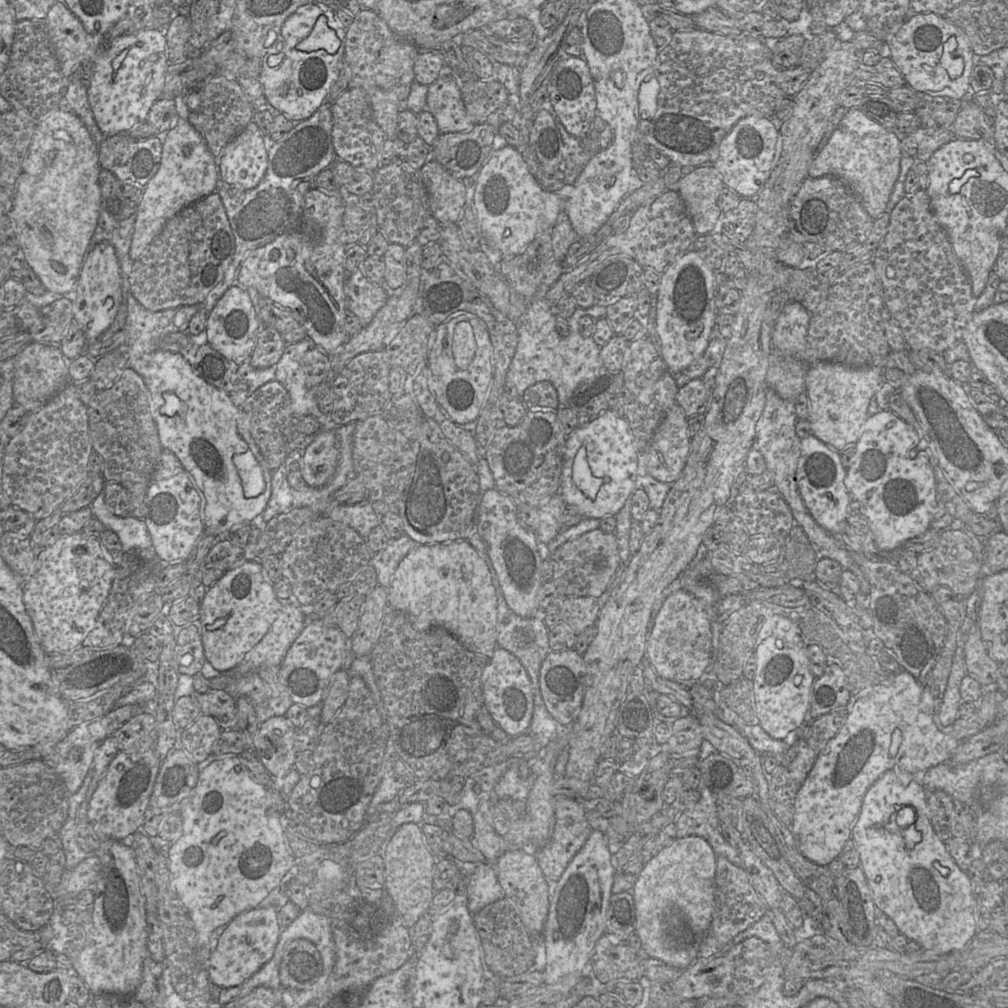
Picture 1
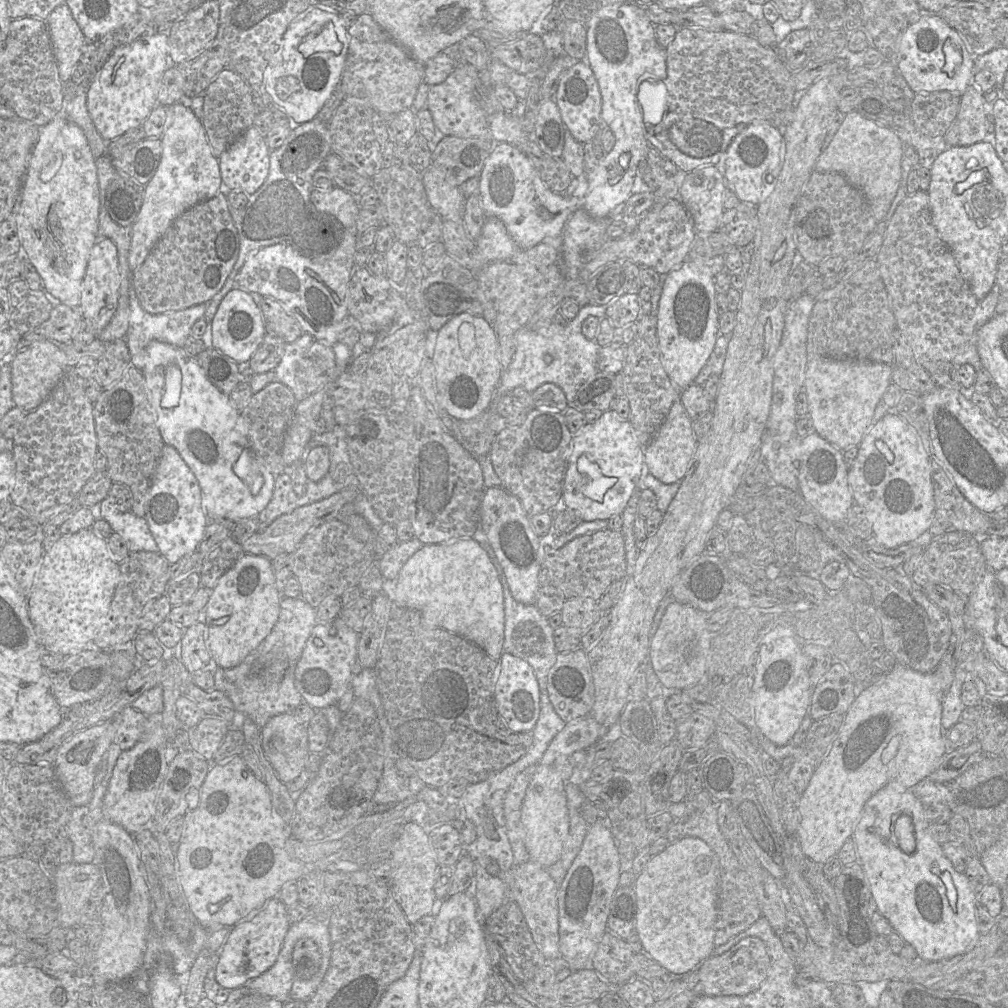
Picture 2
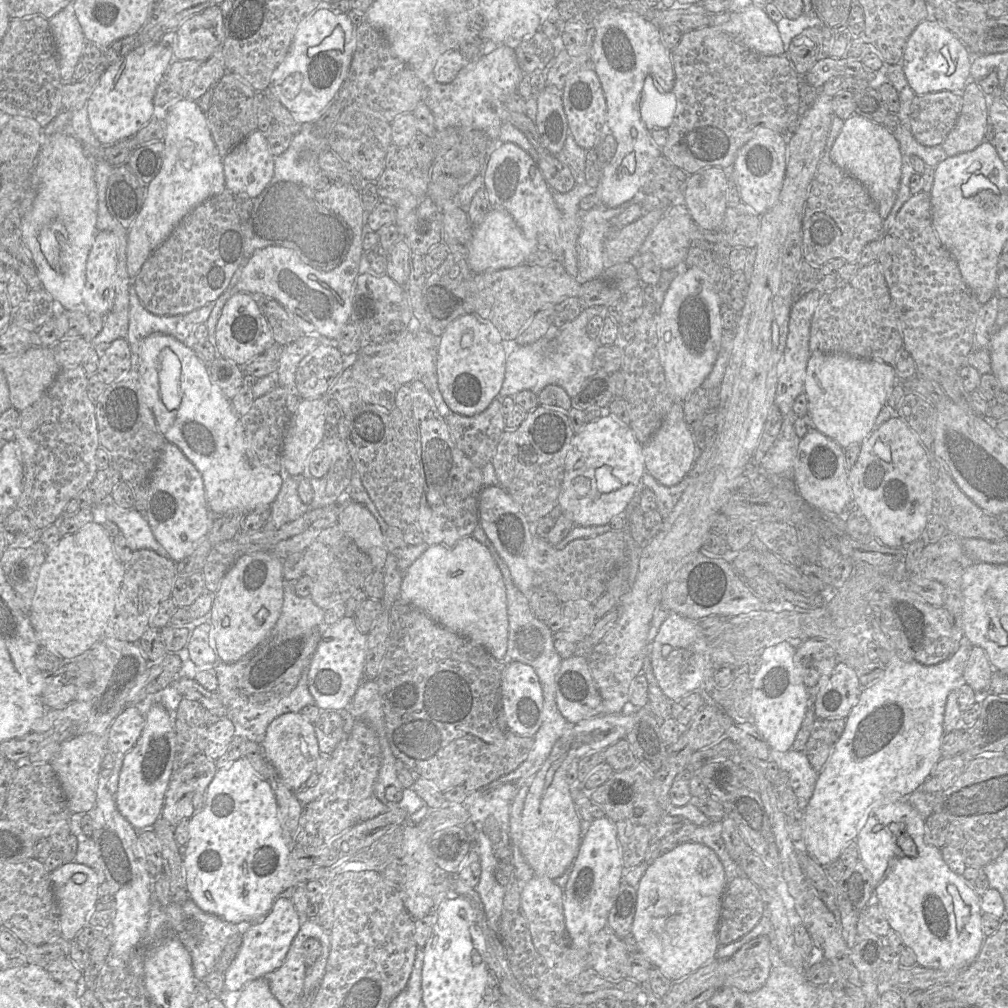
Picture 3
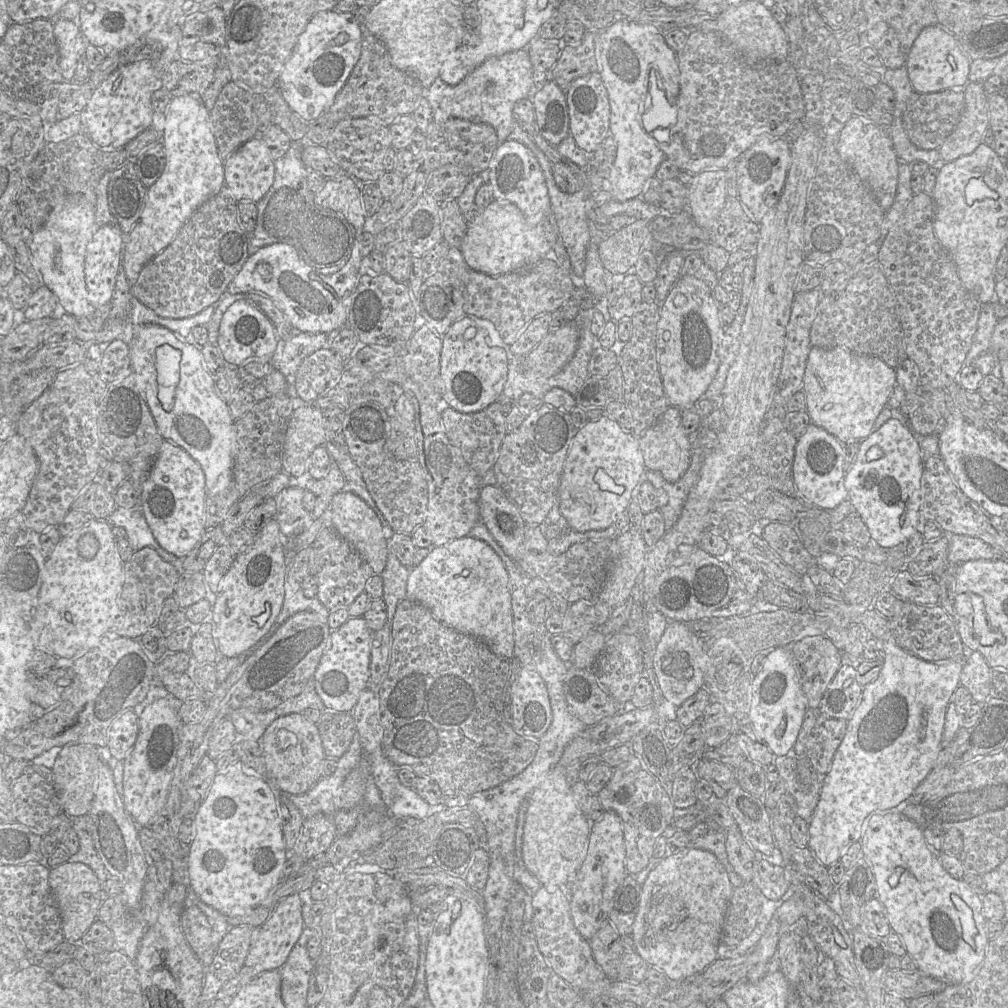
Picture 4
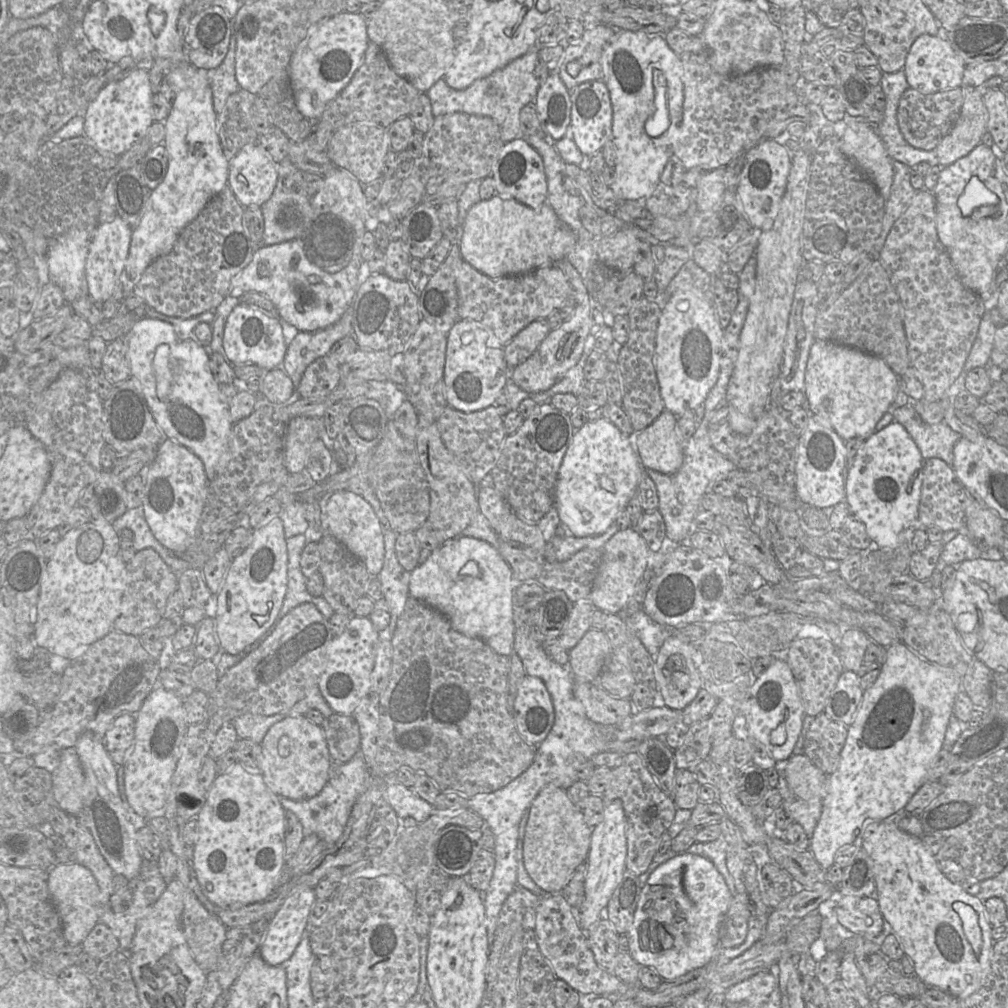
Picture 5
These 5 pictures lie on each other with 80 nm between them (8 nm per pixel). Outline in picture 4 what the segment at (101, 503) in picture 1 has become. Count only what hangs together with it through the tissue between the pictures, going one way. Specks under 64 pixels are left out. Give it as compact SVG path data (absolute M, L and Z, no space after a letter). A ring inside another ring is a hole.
M119 507L110 515L107 521L113 526L125 529L126 538L133 551L138 551L144 547L152 547L165 561L174 565L179 575L185 572L182 569L182 559L163 549L154 538L146 519L140 508Z

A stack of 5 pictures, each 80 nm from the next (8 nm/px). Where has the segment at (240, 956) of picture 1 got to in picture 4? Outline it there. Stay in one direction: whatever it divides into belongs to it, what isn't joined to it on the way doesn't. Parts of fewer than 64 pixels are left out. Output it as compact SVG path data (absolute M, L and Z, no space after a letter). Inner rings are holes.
M293 893L282 899L268 919L261 926L254 928L252 942L243 968L222 987L222 992L227 996L233 997L243 985L249 983L258 974L269 970L279 970L285 963L304 928L299 893Z

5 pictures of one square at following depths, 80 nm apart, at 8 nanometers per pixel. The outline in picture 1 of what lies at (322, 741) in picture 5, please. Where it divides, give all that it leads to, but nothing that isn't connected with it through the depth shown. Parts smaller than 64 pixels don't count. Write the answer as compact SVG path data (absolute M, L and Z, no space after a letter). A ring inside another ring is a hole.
M274 716L259 725L254 752L273 778L283 778L294 768L298 752L295 747L296 727L284 716Z

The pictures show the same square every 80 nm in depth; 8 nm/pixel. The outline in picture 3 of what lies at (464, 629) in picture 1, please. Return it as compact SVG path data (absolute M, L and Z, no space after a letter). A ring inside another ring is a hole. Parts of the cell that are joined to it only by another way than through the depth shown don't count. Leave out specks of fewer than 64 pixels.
M465 536L452 545L436 544L429 546L403 572L399 600L423 610L439 625L480 645L498 661L505 659L509 620L504 579L489 549L473 536Z

